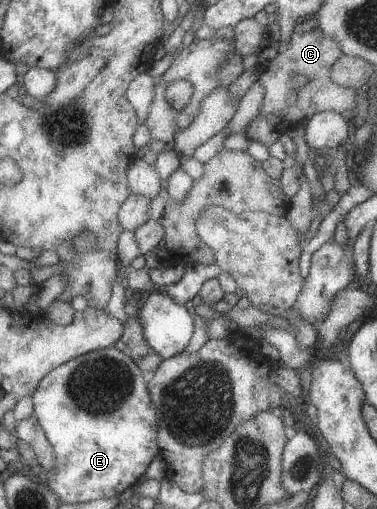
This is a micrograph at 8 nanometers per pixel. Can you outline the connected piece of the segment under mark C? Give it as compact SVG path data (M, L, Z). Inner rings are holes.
M315 18L297 23L292 30L287 50L278 52L274 58L266 61L258 74L258 83L264 90L263 102L260 106L261 116L275 126L277 132L293 124L301 126L306 119L323 111L336 112L352 126L356 115L356 90L336 85L328 76L332 63L341 55L342 52L336 42L319 30ZM296 75L304 76L306 83L295 92L297 102L290 105L287 104L286 96L292 92L291 82Z

